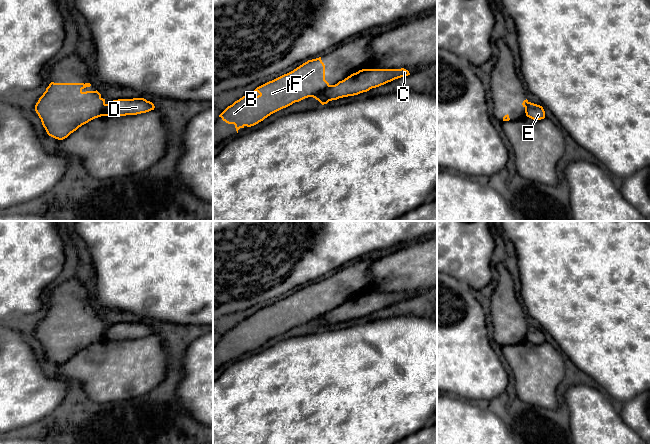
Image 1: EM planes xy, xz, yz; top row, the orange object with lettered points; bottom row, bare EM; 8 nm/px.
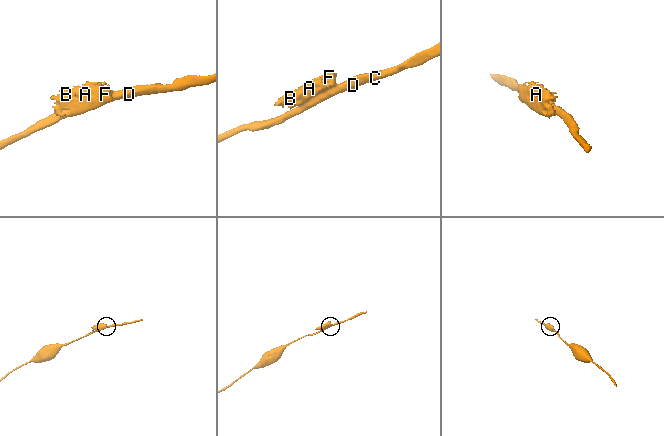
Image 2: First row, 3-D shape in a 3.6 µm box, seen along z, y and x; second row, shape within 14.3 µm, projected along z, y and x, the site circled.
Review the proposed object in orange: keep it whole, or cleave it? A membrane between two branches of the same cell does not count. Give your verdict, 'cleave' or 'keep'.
cleave

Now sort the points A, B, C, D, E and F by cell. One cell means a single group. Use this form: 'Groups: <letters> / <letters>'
Groups: A B F / C D E

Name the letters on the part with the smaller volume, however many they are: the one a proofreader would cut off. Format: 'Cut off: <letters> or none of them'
Cut off: A, B, F

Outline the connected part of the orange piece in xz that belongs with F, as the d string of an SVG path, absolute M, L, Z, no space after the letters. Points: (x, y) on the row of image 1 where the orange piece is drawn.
M321 57L308 60L293 71L269 81L253 92L258 96L245 95L228 106L219 117L234 124L236 131L251 127L271 114L325 90L325 65Z

